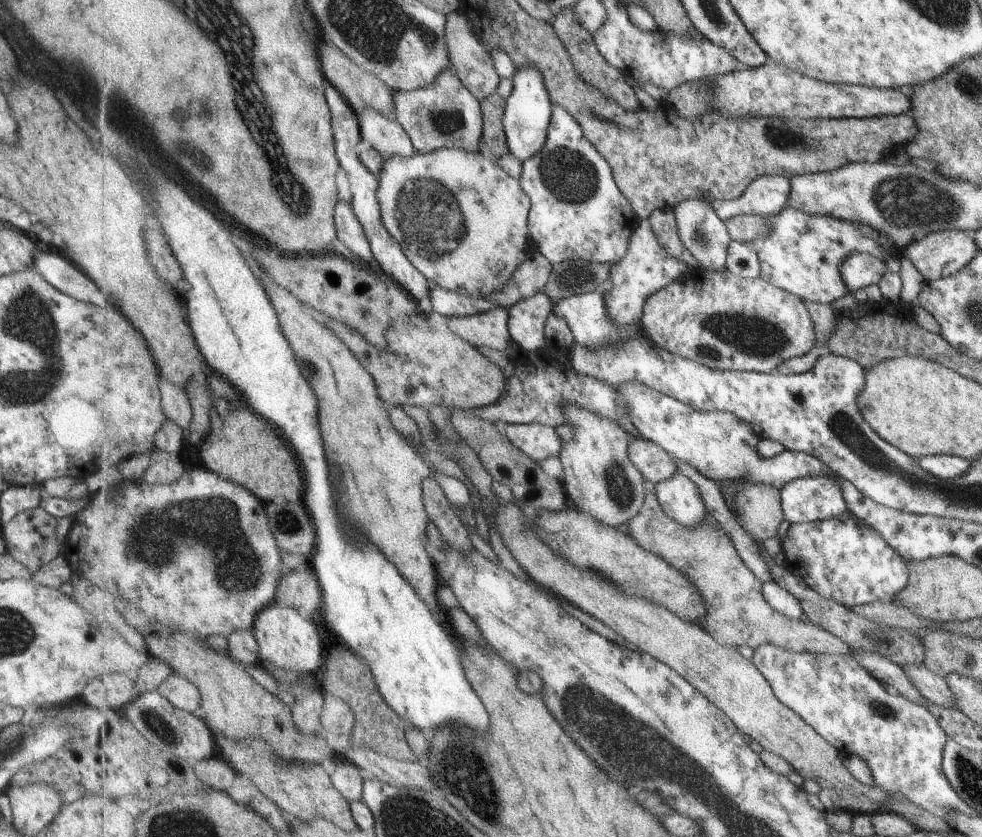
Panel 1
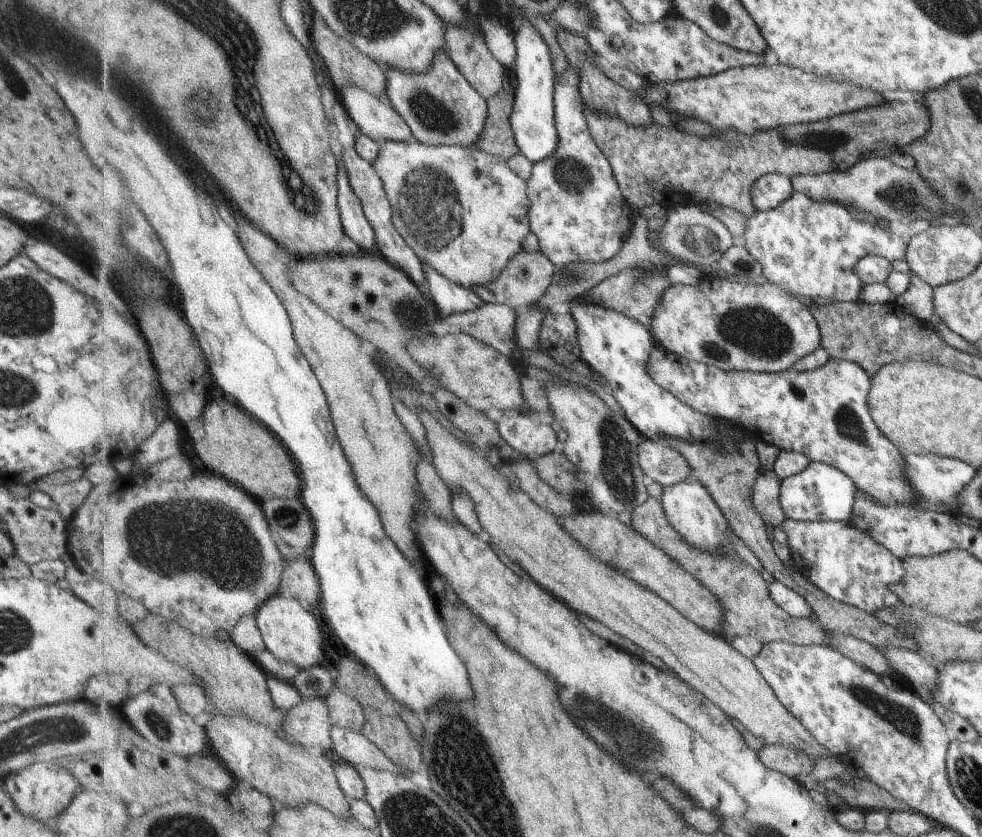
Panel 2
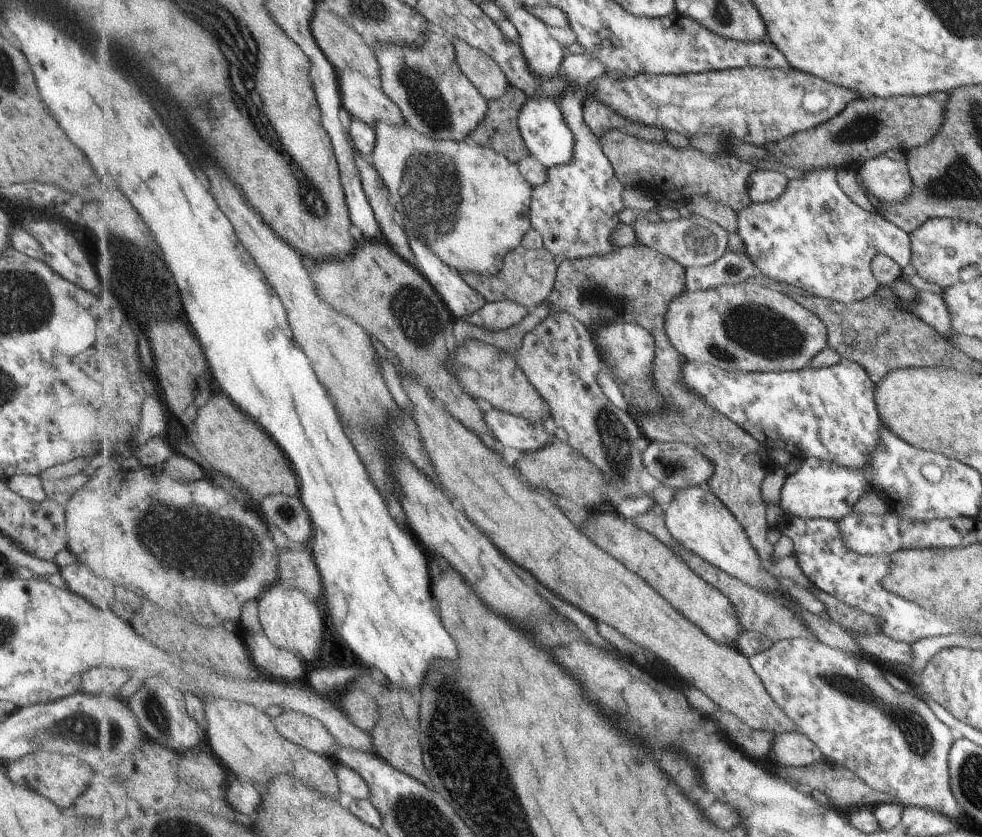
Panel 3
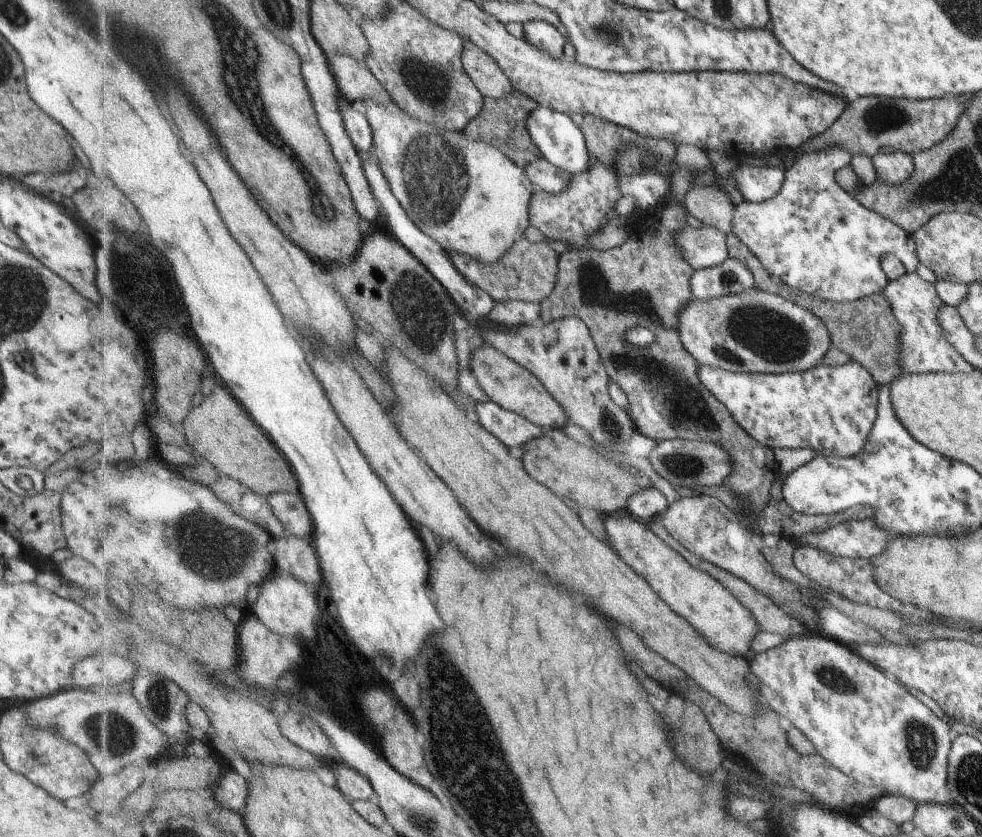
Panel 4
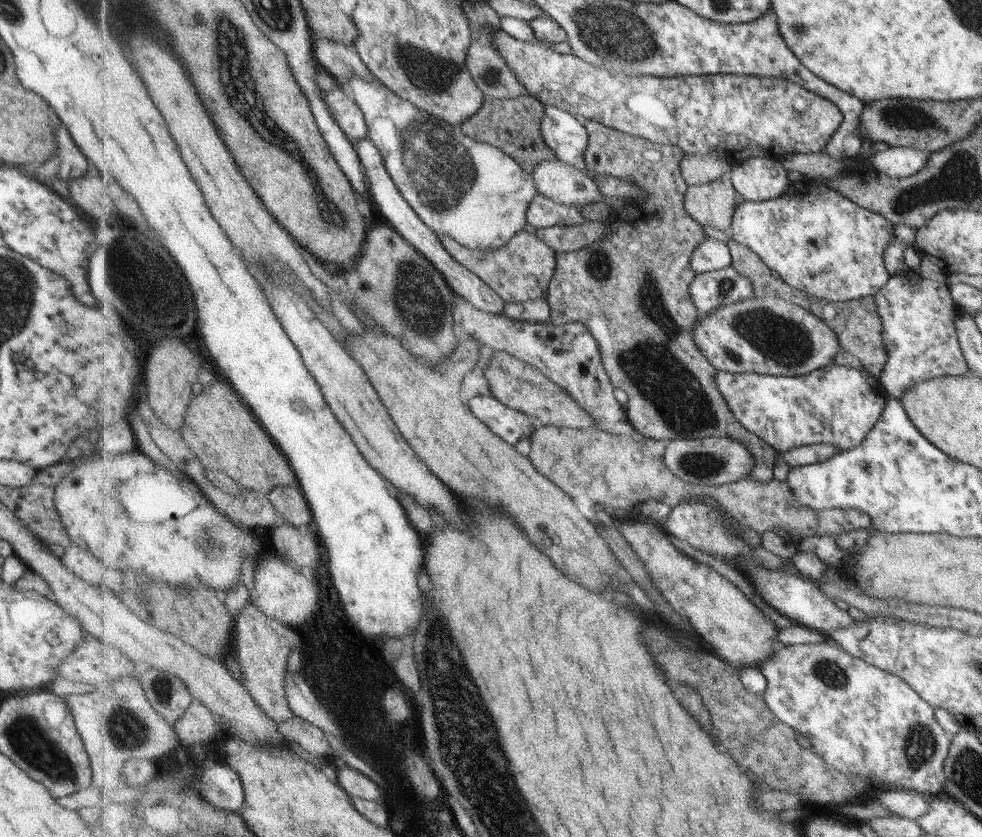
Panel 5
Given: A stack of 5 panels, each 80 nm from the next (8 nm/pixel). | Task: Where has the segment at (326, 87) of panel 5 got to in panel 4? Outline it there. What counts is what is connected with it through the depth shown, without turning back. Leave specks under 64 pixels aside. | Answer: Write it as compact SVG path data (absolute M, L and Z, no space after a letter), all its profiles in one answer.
M342 98L340 109L344 116L347 134L359 151L369 152L374 146L374 130L363 107Z

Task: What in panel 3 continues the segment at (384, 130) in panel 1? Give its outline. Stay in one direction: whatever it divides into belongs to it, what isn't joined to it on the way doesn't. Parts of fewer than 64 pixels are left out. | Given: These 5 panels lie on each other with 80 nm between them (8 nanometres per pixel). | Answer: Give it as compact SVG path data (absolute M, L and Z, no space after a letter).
M353 66L339 74L338 80L346 116L362 120L374 130L378 121L398 127L406 122L402 110L384 93L379 80L365 77Z

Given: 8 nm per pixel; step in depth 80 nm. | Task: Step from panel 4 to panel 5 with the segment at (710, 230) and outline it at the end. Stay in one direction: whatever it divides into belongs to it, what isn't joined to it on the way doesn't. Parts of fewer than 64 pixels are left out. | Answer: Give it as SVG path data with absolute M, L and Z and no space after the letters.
M705 237L693 251L692 265L697 273L720 271L733 264L729 245L723 240Z

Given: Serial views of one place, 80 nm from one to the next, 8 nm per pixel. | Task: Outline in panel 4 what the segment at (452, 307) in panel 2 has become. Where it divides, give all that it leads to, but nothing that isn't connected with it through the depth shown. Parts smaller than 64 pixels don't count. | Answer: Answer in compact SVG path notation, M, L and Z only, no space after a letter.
M364 164L367 178L369 179L372 191L375 198L381 205L381 210L387 214L387 222L389 231L395 236L399 242L402 243L407 250L410 250L425 268L443 284L445 290L451 295L451 298L456 302L463 314L472 315L475 318L487 317L490 310L495 306L494 298L491 298L485 291L482 291L475 284L469 282L452 261L452 257L436 240L433 240L429 235L426 235L419 229L413 220L410 219L409 214L406 213L405 208L402 207L399 199L393 194L389 181L380 169L380 164Z

